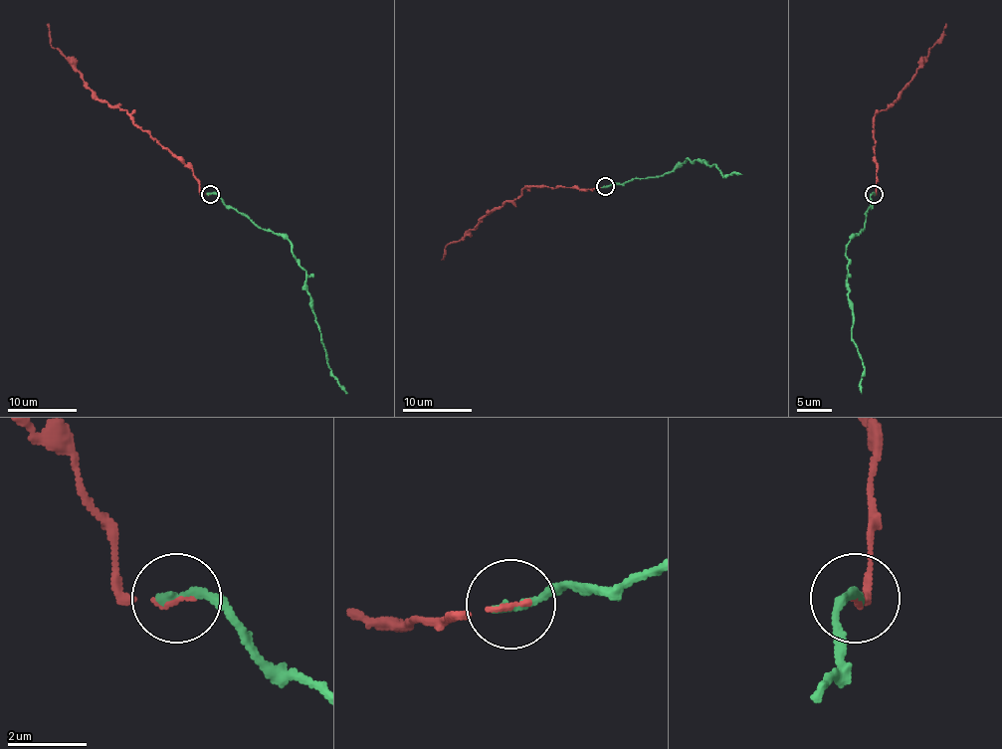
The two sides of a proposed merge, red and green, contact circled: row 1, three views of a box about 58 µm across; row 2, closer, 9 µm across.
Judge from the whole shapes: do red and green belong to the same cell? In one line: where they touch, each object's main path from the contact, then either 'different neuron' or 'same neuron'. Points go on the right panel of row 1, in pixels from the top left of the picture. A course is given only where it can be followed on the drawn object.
(874, 194) | red via (874, 193), (874, 116), (895, 99), (947, 23) | green via (874, 193), (865, 212), (865, 226), (846, 244), (848, 292), (853, 314), (851, 341), (864, 369), (862, 393) | same neuron

